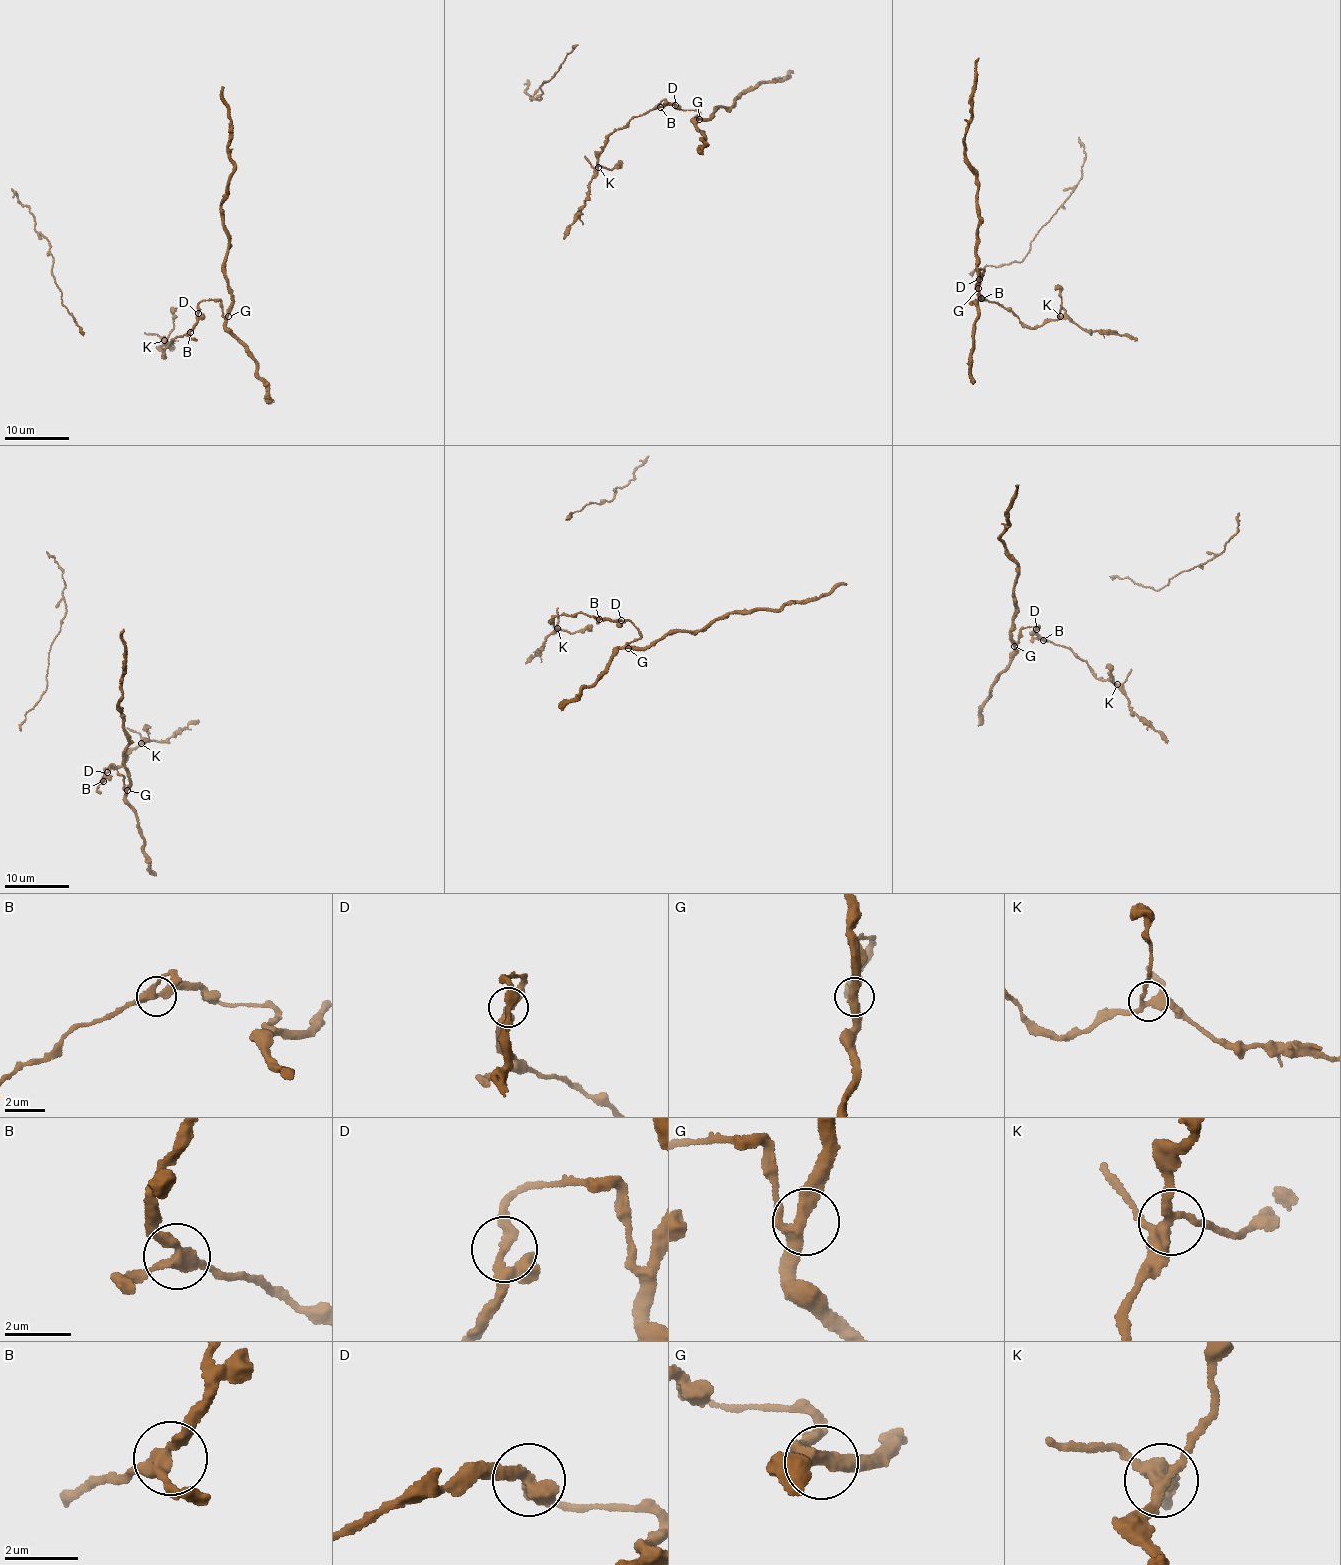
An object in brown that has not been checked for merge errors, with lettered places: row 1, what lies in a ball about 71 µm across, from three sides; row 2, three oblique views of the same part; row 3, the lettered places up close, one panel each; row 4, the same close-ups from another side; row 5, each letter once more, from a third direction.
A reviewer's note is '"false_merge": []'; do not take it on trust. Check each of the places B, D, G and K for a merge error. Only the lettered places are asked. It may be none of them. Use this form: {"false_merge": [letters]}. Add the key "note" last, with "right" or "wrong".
{"false_merge": [], "note": "right"}

